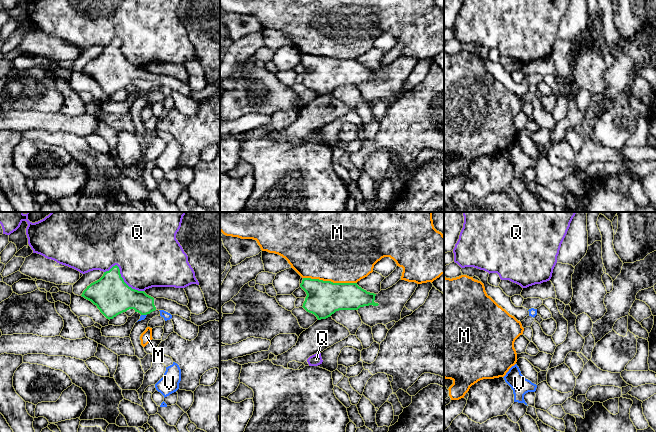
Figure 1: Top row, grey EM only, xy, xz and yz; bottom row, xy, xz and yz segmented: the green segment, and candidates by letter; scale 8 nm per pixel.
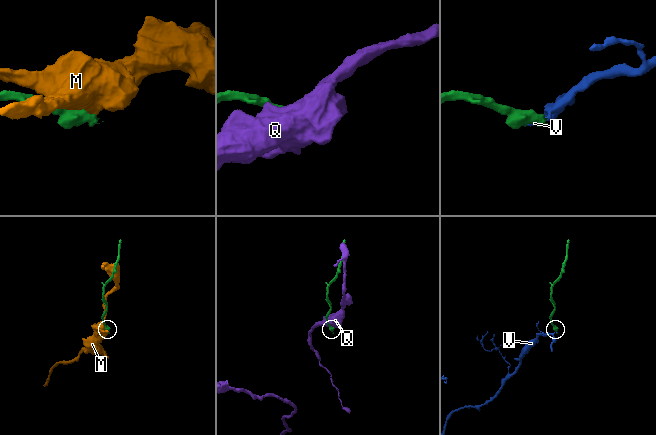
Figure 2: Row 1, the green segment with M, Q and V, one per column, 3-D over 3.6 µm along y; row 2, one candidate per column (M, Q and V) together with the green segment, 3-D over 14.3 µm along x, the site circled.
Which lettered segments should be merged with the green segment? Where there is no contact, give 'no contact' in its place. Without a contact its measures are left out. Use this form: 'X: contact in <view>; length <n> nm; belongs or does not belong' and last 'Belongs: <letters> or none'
M: contact in xz; length 440 nm; does not belong
Q: contact in xy; length 360 nm; does not belong
V: contact in xy; length 50 nm; does not belong
Belongs: none

